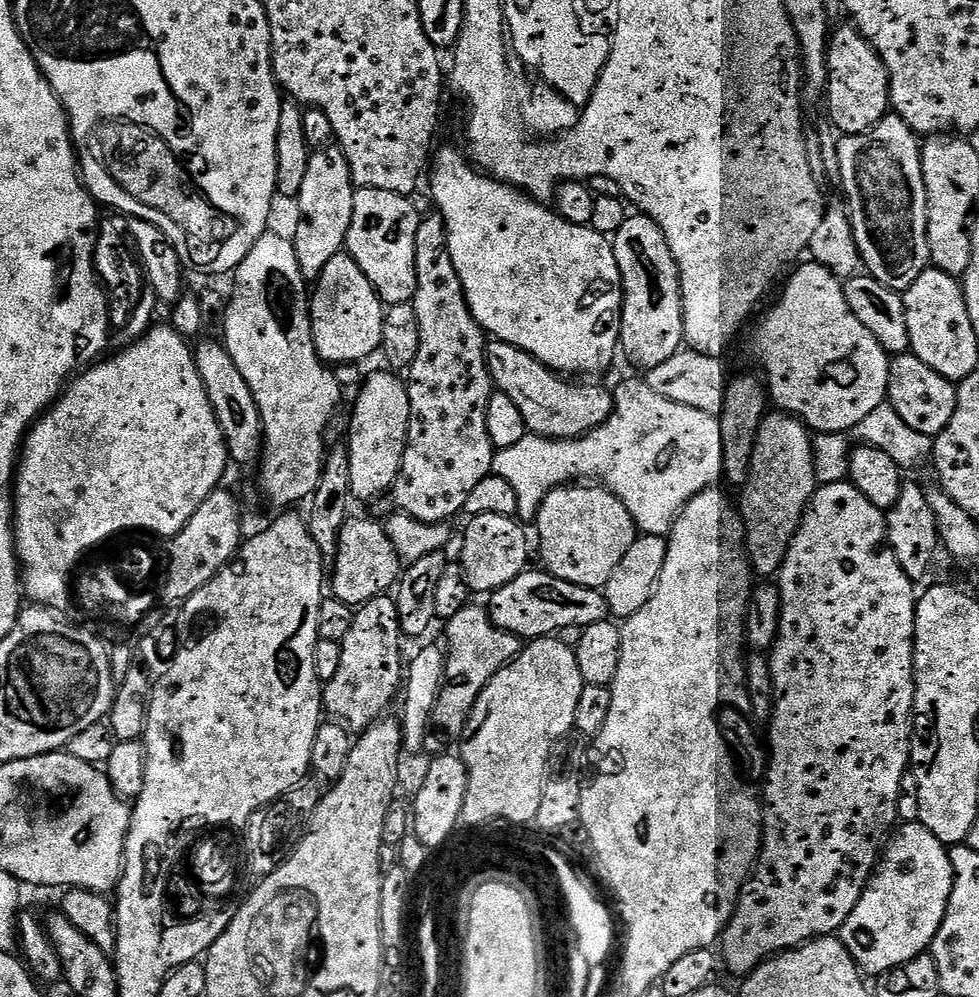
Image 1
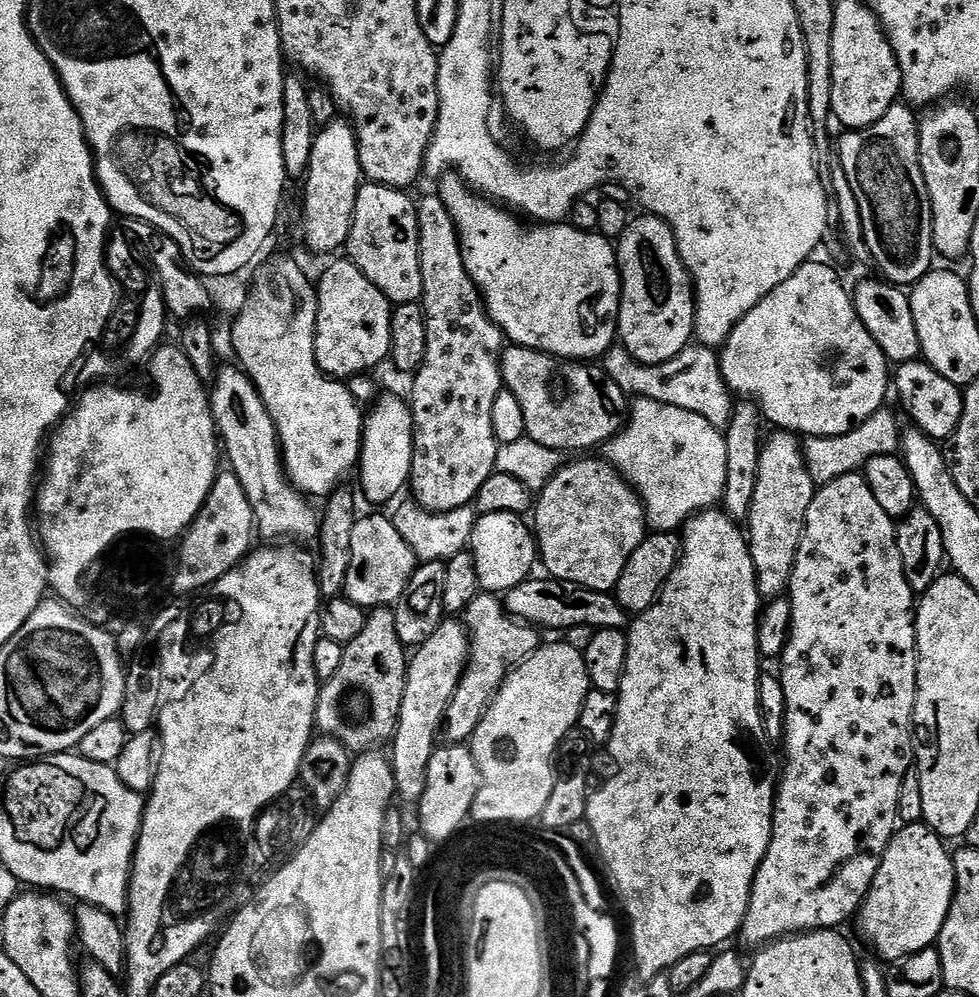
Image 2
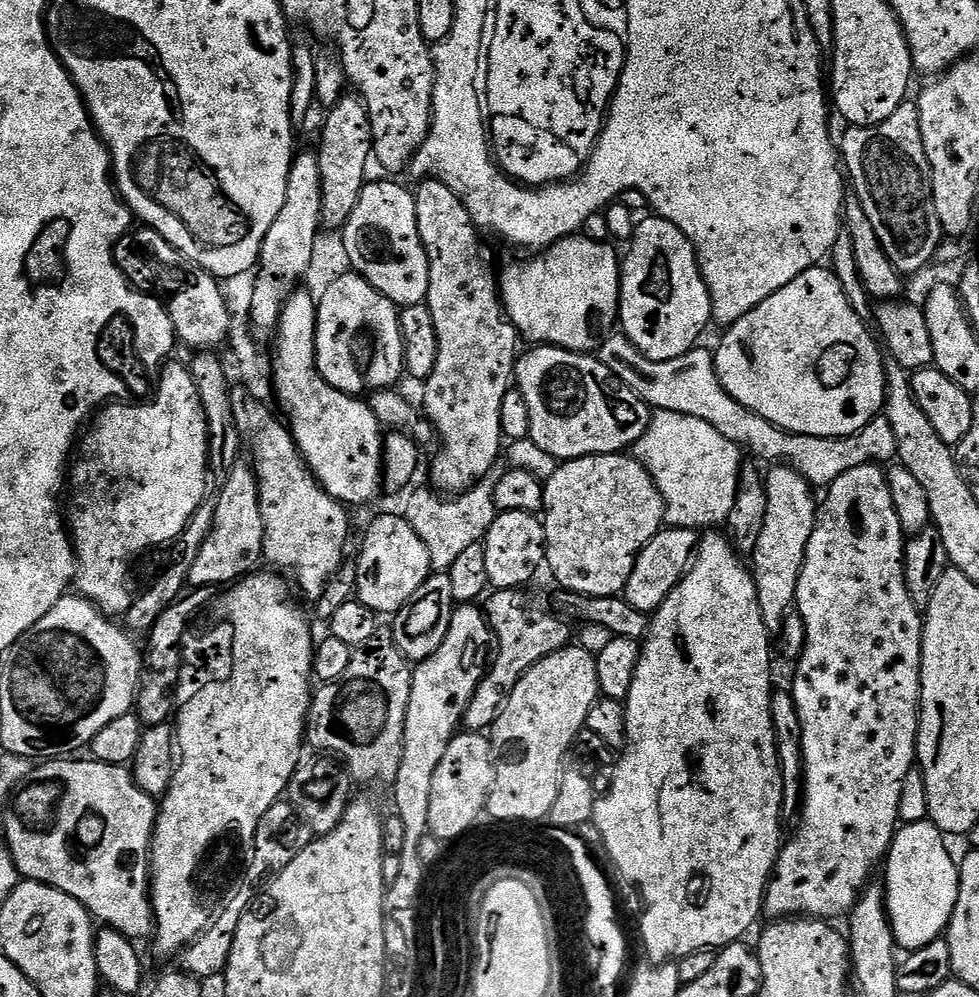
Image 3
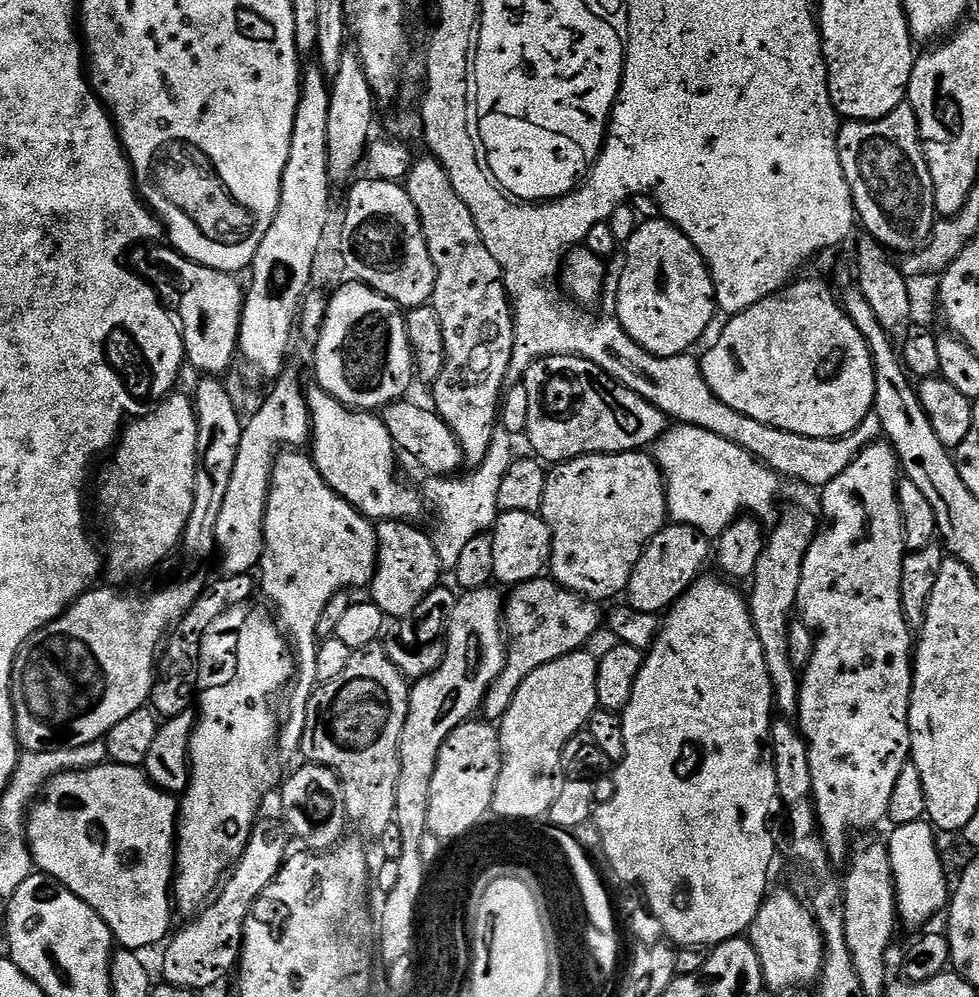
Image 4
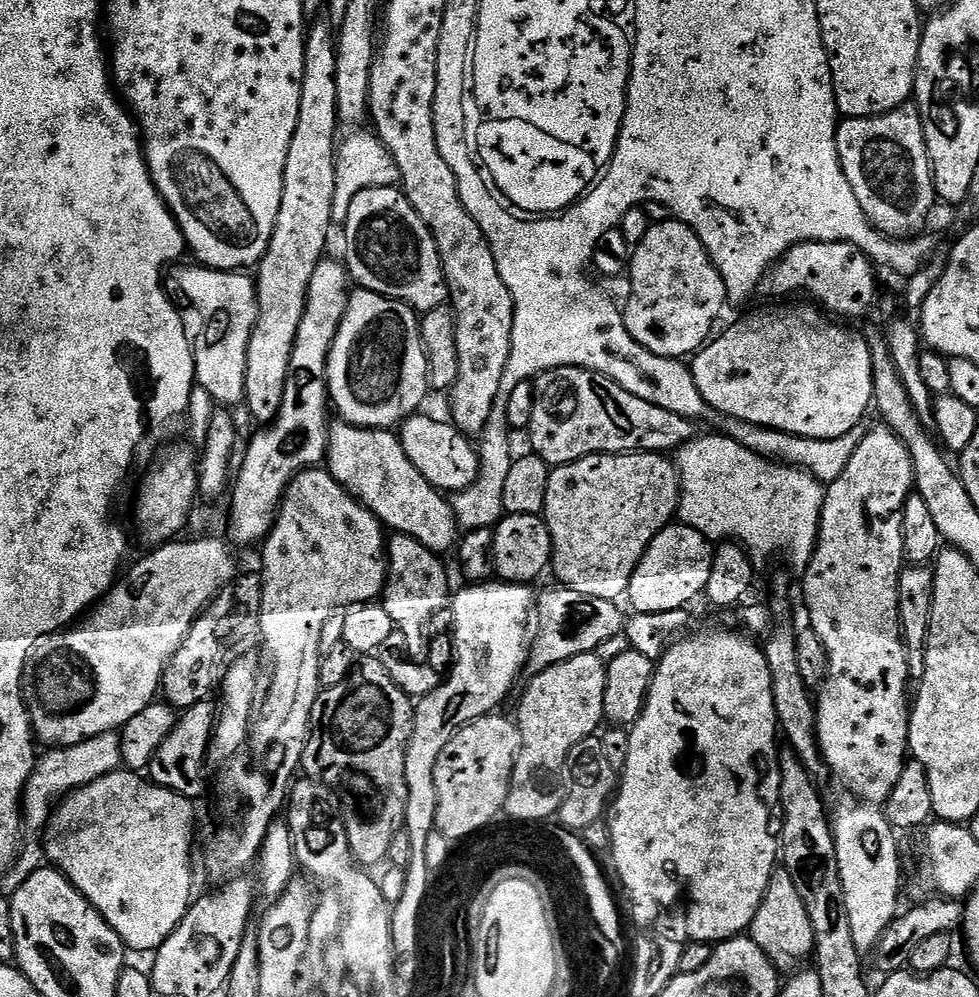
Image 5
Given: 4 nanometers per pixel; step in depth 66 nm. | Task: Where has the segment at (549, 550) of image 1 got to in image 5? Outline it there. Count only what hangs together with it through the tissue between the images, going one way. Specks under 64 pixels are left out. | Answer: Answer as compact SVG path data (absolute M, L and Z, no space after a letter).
M613 452L611 454L597 454L587 456L581 460L575 460L569 464L557 464L548 473L548 486L546 488L546 506L542 513L544 525L550 530L552 539L552 562L551 571L556 571L556 576L561 585L565 588L573 588L578 594L585 598L594 600L619 601L627 593L630 586L630 578L642 562L642 554L650 546L650 542L663 528L673 523L680 507L680 470L667 455L658 452Z

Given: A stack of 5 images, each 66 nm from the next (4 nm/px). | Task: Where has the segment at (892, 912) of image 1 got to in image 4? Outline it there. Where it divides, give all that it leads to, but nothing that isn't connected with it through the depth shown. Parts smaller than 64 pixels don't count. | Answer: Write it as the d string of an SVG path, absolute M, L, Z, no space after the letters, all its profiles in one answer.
M927 819L909 824L898 824L891 829L892 837L886 840L892 877L896 883L896 910L901 925L920 928L927 920L932 920L940 911L943 913L950 904L950 880L944 873L940 852L936 849L937 829Z

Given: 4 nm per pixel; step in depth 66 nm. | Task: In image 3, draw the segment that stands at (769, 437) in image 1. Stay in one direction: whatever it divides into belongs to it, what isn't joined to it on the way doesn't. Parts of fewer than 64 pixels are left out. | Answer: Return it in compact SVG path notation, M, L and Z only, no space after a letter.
M772 466L762 480L766 500L762 534L758 534L758 546L750 553L750 571L758 590L758 606L764 625L776 630L785 623L784 615L796 603L798 578L802 574L802 562L810 534L816 525L817 501L812 501L813 489L791 466Z

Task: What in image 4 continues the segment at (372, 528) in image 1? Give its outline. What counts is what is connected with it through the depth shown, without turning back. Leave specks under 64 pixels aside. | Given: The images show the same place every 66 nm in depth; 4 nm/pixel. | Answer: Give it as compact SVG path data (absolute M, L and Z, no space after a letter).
M385 520L376 528L376 572L370 585L371 603L384 611L385 617L408 616L441 583L442 569L436 545L427 531L419 532L415 523Z

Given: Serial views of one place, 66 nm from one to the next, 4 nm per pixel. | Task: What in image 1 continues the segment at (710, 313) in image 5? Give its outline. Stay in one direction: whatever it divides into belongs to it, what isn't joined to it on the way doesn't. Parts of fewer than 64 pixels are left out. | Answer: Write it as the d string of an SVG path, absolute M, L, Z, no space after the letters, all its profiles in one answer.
M630 214L611 237L614 258L624 283L624 309L620 312L619 351L636 368L662 366L684 344L684 307L678 262L670 254L666 234L649 216Z

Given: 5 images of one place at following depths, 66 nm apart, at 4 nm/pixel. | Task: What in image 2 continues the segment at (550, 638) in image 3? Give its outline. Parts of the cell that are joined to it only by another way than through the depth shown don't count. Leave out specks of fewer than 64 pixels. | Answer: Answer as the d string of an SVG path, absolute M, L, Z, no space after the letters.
M496 594L476 596L462 613L462 623L468 629L468 667L464 669L464 677L454 690L454 698L450 698L442 725L443 735L448 735L447 739L454 744L471 741L482 714L488 709L488 703L499 690L500 684L512 669L537 652L542 643L541 633L533 625L506 612L503 599Z

